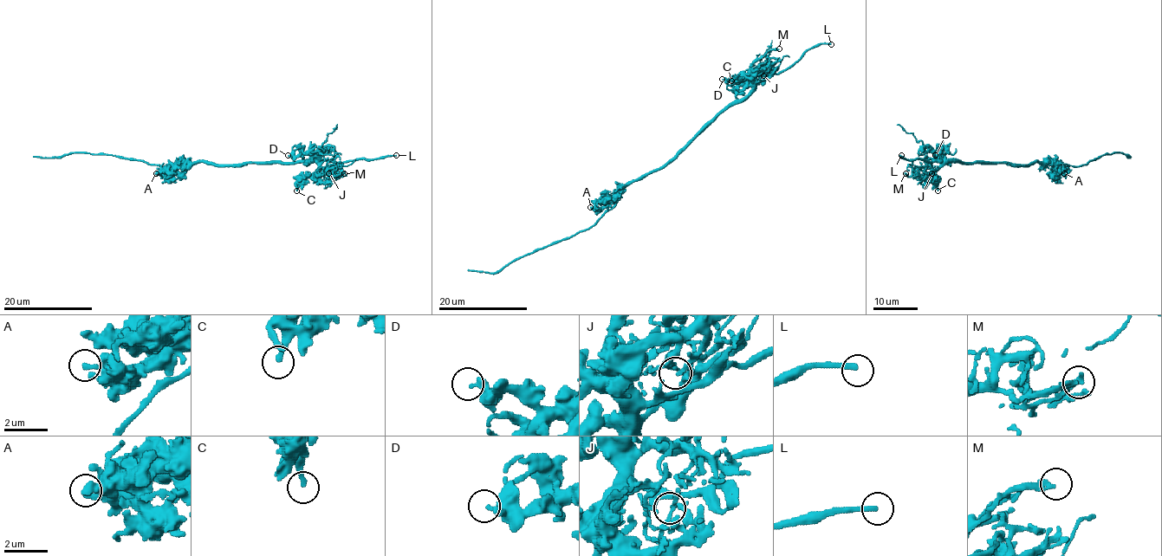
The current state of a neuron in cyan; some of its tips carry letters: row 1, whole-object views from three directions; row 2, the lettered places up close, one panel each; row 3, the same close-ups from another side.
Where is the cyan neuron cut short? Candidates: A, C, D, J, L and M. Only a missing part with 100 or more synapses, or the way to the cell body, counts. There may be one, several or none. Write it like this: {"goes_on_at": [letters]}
{"goes_on_at": ["L"]}

